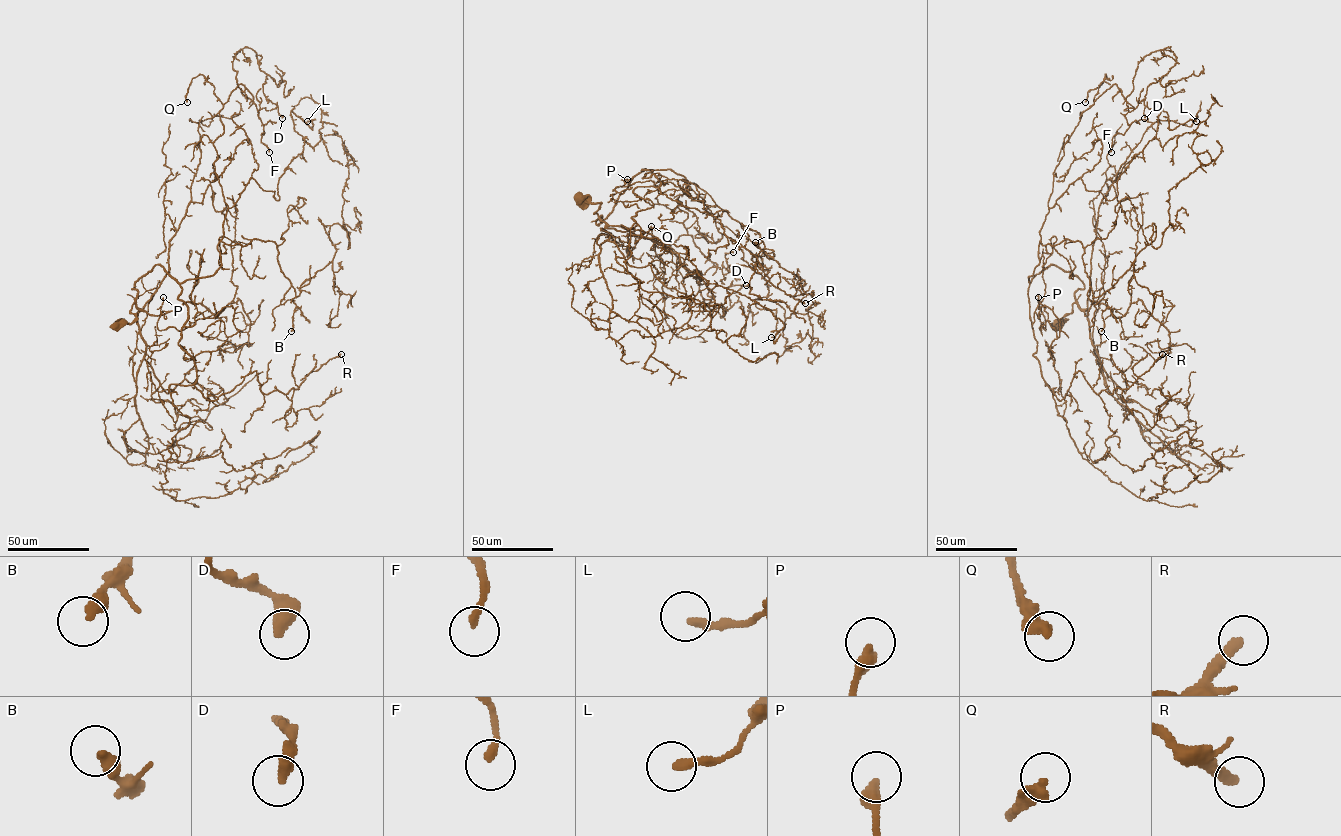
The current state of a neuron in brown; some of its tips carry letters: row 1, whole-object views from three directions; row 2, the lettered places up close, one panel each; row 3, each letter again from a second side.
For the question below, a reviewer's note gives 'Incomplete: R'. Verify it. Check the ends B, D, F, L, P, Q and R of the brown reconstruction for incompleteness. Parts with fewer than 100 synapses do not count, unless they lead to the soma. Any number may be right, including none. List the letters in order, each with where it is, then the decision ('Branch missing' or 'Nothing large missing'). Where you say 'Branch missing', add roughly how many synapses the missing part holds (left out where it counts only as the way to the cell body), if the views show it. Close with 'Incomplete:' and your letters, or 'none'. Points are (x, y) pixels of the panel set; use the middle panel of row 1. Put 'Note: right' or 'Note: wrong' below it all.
B: Place: (755, 242). Nothing large missing
D: Place: (746, 285). Nothing large missing
F: Place: (733, 252). Nothing large missing
L: Place: (771, 337). Nothing large missing
P: Place: (627, 179). Nothing large missing
Q: Place: (651, 226). Nothing large missing
R: Place: (805, 303). Branch missing. Roughly 120 synapses
Incomplete: R
Note: right

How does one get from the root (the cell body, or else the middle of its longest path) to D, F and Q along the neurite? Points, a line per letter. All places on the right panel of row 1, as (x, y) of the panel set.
D: (1057, 325), (1084, 284), (1054, 264), (1028, 278), (1065, 143), (1169, 47), (1144, 118)
F: (1057, 325), (1084, 284), (1054, 264), (1029, 282), (1053, 172), (1081, 114), (1115, 84), (1129, 127), (1111, 152)
Q: (1057, 325), (1084, 284), (1054, 264), (1028, 278), (1039, 263), (1053, 172), (1105, 74), (1085, 102)

